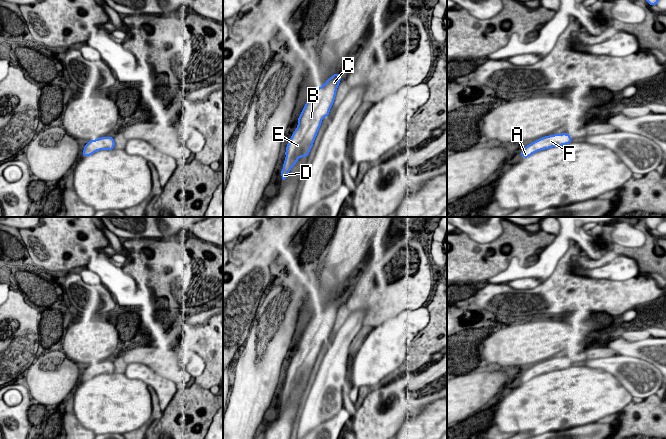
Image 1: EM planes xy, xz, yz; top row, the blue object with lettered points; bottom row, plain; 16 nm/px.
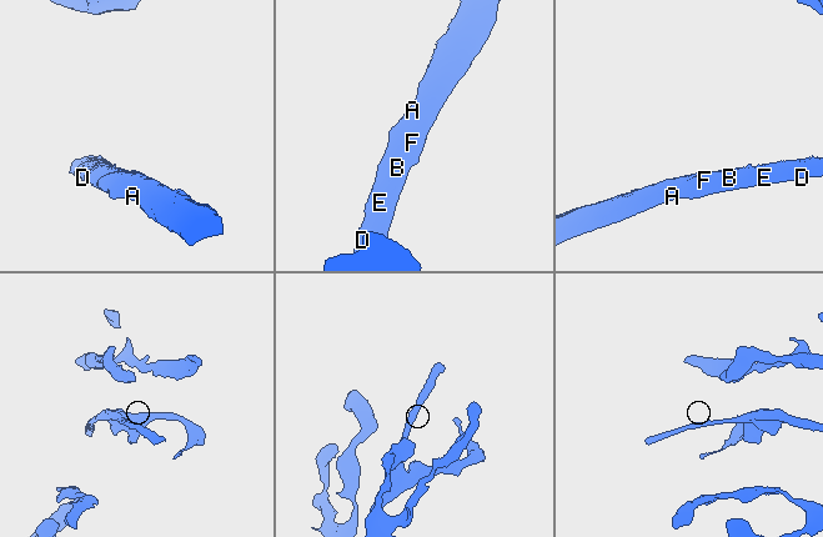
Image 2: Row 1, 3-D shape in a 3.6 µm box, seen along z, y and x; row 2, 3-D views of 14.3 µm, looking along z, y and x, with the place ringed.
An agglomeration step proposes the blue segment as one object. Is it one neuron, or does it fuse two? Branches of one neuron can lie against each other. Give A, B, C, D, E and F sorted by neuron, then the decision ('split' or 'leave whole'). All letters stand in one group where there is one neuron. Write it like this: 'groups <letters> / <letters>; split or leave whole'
groups A B C D E F; leave whole

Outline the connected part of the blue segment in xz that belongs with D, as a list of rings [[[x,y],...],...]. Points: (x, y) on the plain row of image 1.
[[[339,297],[334,298],[324,309],[316,312],[307,324],[298,342],[298,350],[286,371],[285,386],[283,394],[280,395],[282,405],[285,405],[290,393],[301,380],[308,380],[321,346],[324,341],[329,339],[329,335],[334,327],[340,303],[341,299]]]

